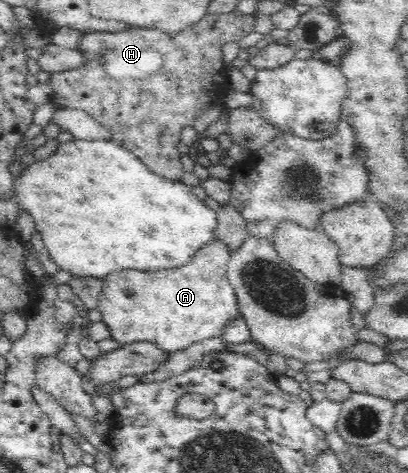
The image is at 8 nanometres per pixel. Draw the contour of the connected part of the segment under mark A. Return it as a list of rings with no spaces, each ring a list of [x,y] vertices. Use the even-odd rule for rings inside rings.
[[[215,238],[207,245],[201,246],[187,265],[177,269],[165,269],[165,271],[125,269],[125,271],[111,272],[103,278],[104,286],[97,307],[102,313],[102,321],[110,331],[110,339],[114,339],[121,346],[135,343],[135,341],[148,341],[170,353],[183,351],[190,345],[205,339],[222,337],[226,325],[240,317],[238,299],[226,274],[229,259],[228,245],[225,245],[220,238]]]

